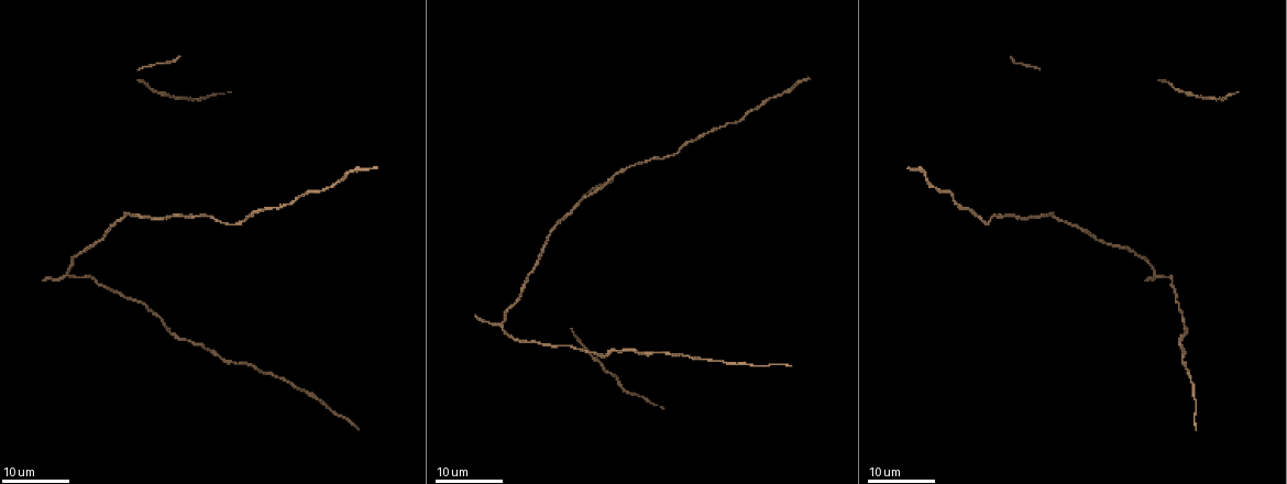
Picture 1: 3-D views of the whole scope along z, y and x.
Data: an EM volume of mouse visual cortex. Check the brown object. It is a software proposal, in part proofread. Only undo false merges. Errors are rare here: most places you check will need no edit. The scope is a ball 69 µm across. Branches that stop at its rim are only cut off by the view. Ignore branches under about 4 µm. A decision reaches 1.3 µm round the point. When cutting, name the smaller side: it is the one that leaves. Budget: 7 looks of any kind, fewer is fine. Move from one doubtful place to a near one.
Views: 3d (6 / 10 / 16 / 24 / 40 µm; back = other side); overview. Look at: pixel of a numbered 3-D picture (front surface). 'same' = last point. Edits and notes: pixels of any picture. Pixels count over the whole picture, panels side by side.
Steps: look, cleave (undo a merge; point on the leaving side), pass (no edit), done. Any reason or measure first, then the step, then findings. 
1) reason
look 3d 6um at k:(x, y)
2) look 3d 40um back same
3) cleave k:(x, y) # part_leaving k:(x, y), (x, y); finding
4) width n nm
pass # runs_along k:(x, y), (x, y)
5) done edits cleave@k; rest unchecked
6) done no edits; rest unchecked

thick turns thin
look 3d 24um at 1:(747, 364)

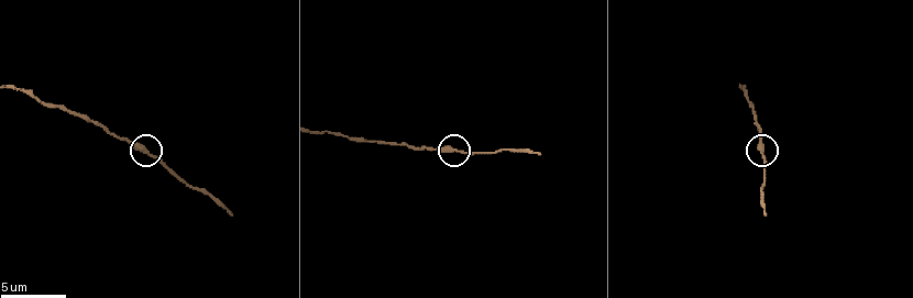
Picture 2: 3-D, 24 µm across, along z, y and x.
look 3d 6um at 2:(457, 149)

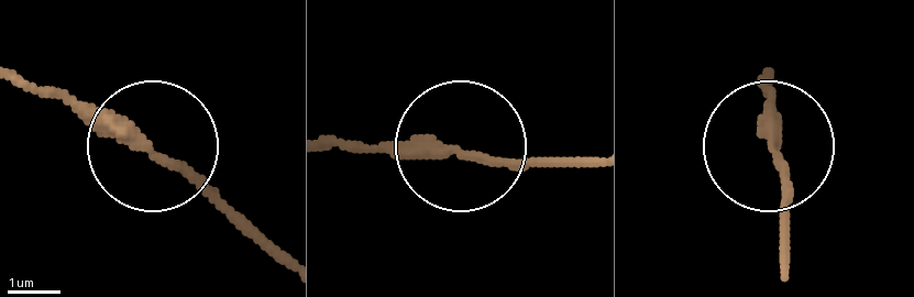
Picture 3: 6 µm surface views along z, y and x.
pass # runs_along 3:(766, 78), (788, 266); continuous, no second cell

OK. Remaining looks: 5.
thin neck
look 3d 16um at 2:(372, 141)

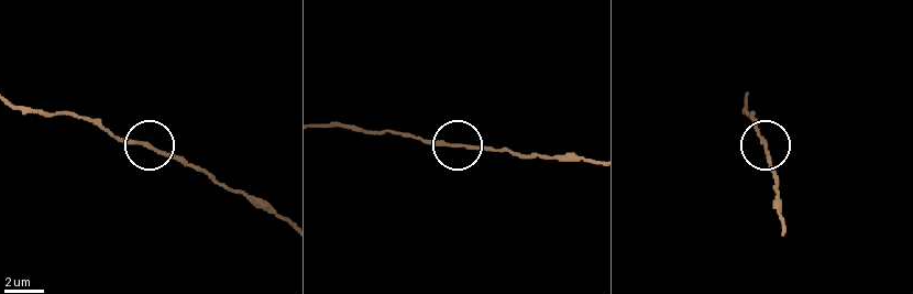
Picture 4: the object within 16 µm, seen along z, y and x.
pass # runs_along 4:(323, 124), (388, 129), (437, 144), (509, 149); continuous, no second cell

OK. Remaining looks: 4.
narrows sharply
look 3d 16um at 1:(1181, 348)

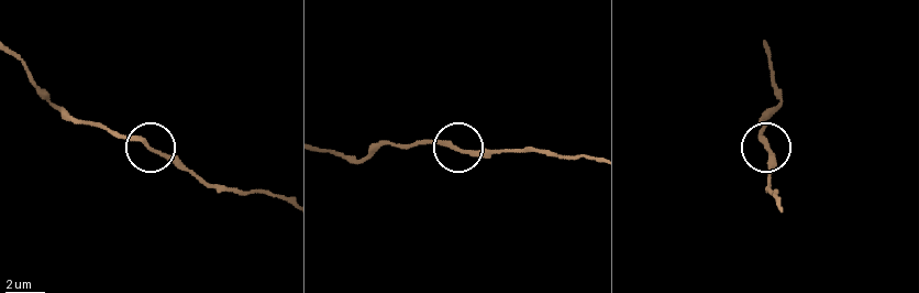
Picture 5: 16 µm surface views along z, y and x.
look 3d 6um at 5:(464, 150)

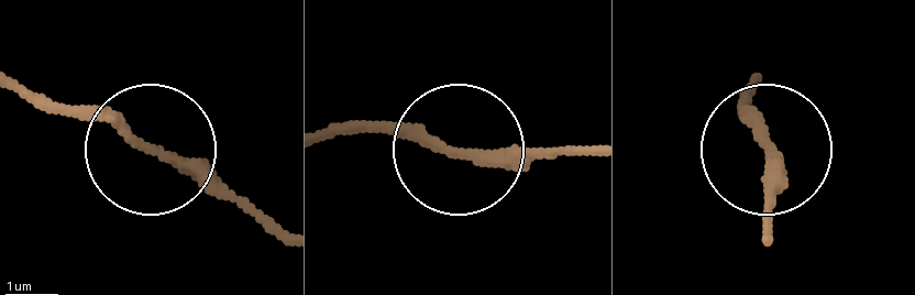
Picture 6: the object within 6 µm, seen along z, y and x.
pass # runs_along 6:(327, 134), (559, 148); one cell here

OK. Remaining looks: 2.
done no edits; rest unchecked

